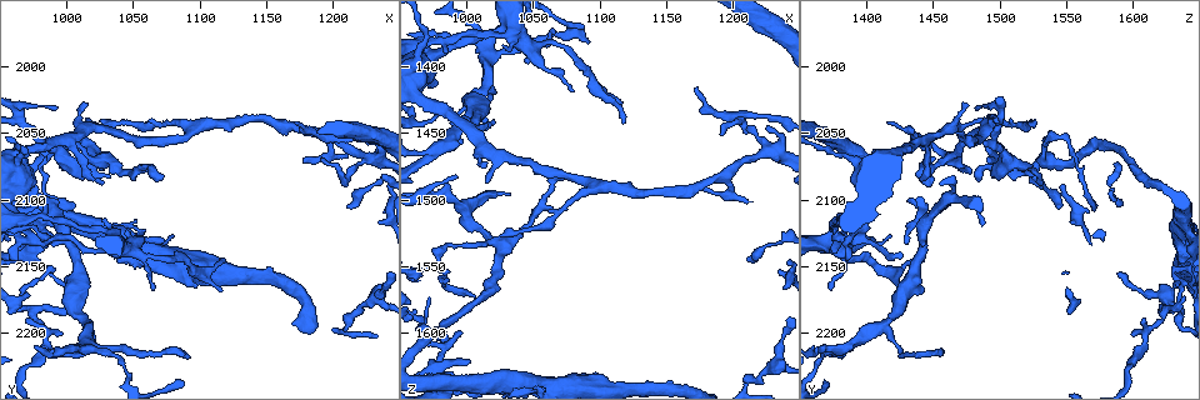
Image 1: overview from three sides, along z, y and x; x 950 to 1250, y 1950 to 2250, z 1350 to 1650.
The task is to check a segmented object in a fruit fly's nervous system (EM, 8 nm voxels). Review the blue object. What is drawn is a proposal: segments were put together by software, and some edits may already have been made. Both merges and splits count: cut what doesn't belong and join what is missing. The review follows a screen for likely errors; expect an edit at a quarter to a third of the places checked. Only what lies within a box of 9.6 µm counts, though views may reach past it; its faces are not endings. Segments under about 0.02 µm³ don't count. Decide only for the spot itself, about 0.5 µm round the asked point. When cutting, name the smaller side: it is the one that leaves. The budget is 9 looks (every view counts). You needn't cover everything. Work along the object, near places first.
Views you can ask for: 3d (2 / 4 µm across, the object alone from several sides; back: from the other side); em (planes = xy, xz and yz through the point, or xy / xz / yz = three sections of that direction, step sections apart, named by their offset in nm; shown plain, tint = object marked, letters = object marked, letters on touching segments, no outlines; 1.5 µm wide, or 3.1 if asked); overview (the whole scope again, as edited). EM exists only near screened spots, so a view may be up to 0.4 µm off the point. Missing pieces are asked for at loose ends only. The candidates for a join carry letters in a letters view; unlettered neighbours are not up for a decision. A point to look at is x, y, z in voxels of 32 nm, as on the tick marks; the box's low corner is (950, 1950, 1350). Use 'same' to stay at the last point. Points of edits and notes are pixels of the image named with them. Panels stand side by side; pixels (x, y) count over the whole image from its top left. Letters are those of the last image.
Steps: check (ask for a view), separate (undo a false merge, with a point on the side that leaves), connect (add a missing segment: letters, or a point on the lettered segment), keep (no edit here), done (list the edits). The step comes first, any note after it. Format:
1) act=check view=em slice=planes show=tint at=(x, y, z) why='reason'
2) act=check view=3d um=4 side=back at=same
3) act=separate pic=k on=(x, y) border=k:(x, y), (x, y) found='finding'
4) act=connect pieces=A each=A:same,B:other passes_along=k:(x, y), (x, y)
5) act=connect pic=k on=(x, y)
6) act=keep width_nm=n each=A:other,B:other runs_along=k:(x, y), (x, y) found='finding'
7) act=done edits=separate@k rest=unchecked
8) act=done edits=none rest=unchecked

act=check view=3d um=2 at=(972, 2190, 1610) why='free end'

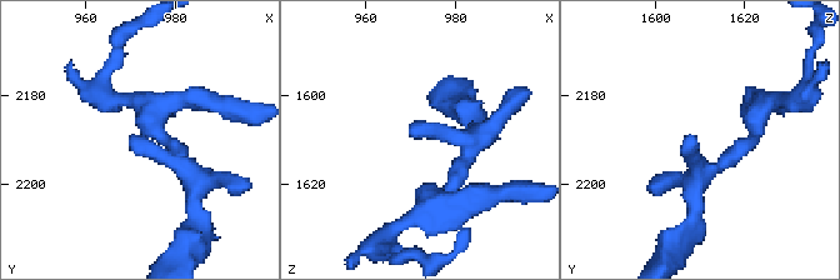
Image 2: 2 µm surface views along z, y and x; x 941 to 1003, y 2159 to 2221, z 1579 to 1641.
act=check view=em slice=xy step=8 show=tint at=(971, 2189, 1609) why='shape alone is not enough'

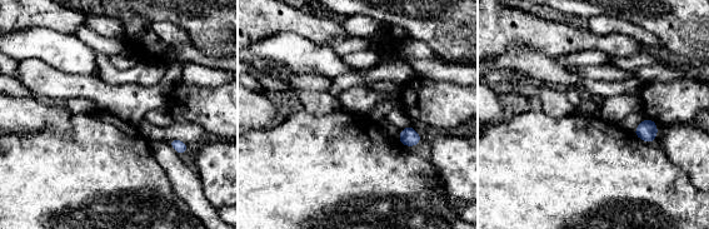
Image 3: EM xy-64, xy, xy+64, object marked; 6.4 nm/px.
act=check view=em slice=planes show=letters at=same why='another direction'

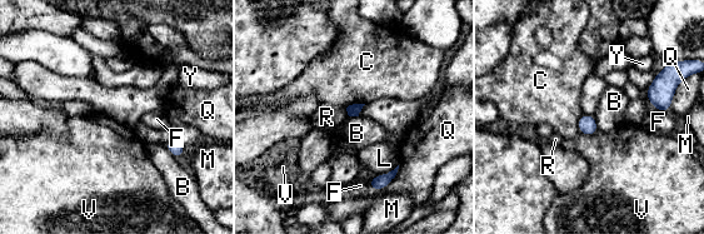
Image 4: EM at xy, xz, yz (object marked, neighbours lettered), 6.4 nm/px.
act=keep longest_contact=Q:220nm each=B:other,C:other,F:other,L:other,M:other,Q:other,R:other,V:other,Y:other border=4:(375, 175), (368, 188) found='no lettered segment goes on from it'

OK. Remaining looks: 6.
act=check view=3d um=4 at=(1028, 2042, 1530) why='thin end'

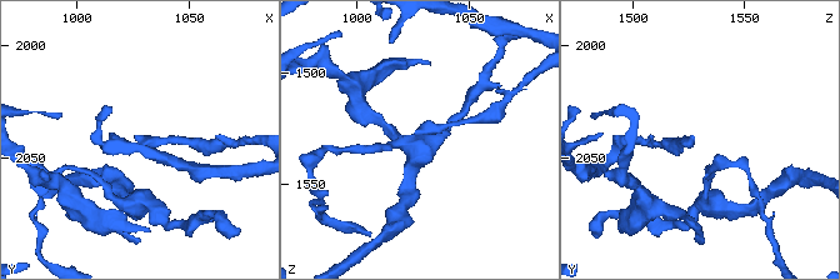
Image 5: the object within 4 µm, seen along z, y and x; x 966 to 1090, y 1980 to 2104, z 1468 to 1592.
act=check view=em slice=planes show=tint at=(1025, 2042, 1528)

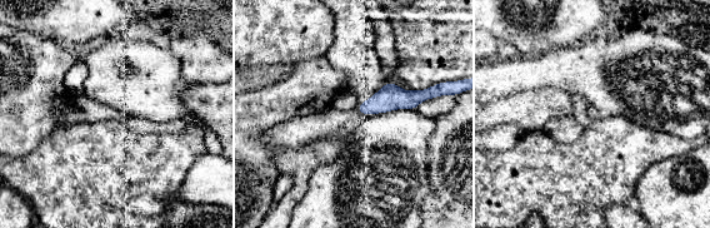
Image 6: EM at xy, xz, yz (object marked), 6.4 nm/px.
act=check view=em slice=planes show=letters at=same why='what lies round it'

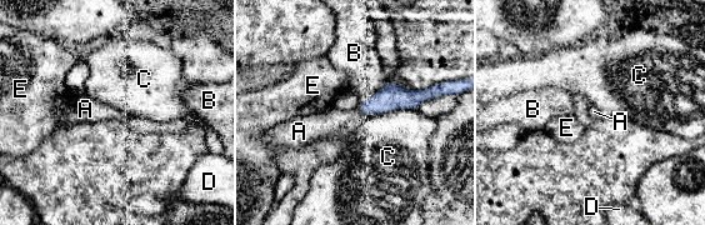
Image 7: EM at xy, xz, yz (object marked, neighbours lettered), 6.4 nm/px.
act=connect pic=7 on=(331, 120) longest_contact=C:360nm each=A:same,B:other,C:other,D:other,E:other found='it goes on there'

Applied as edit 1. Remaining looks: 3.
act=check view=overview

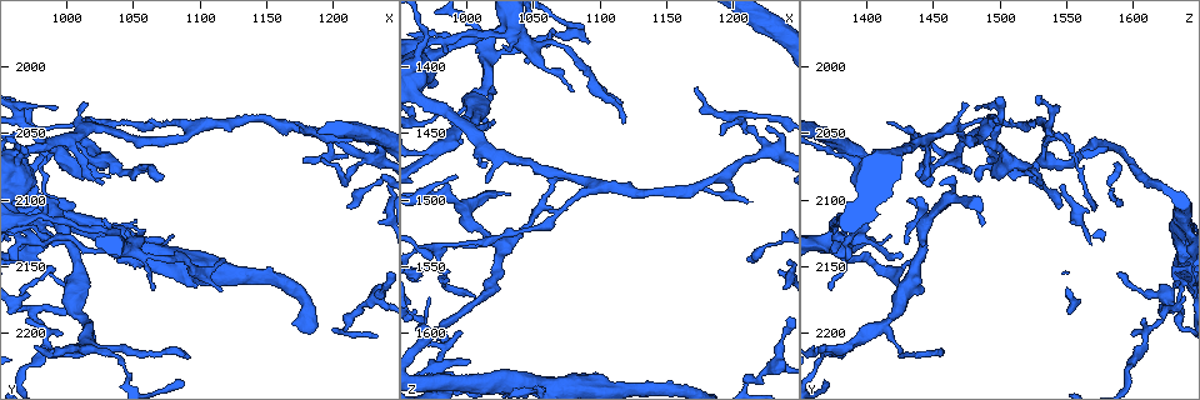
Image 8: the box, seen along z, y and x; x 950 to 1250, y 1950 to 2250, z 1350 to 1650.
act=check view=em slice=planes show=letters at=(1072, 2082, 1486)

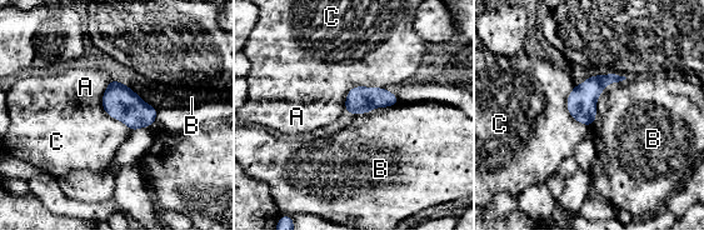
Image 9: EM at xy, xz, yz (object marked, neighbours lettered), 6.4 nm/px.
act=keep longest_contact=B:360nm each=A:other,B:other,C:other border=9:(627, 78), (600, 94), (594, 121) found='no lettered segment goes on from it'

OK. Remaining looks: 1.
act=done edits=connect@7 rest=unchecked

